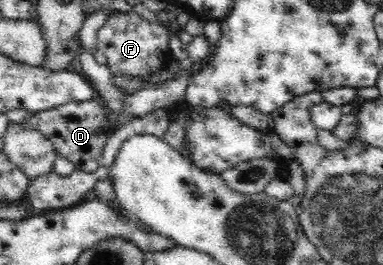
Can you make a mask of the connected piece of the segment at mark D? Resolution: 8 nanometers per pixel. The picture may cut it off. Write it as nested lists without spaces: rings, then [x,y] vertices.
[[[96,97],[90,101],[68,102],[60,107],[33,113],[31,117],[22,120],[19,126],[42,133],[60,157],[73,163],[76,171],[84,173],[96,173],[101,155],[108,149],[106,142],[111,130],[105,117],[105,109]]]

